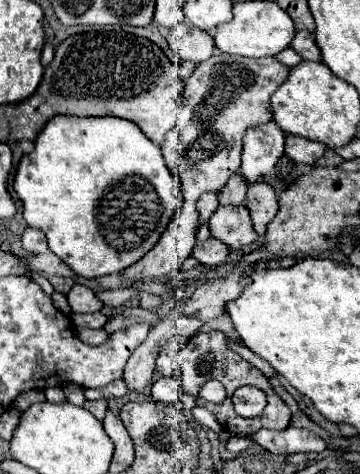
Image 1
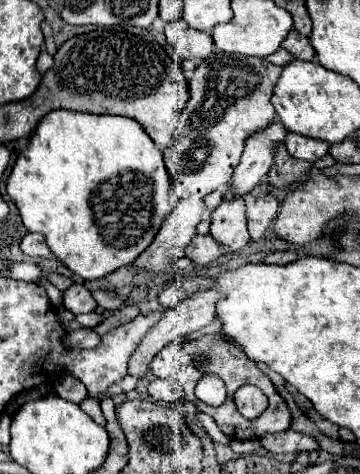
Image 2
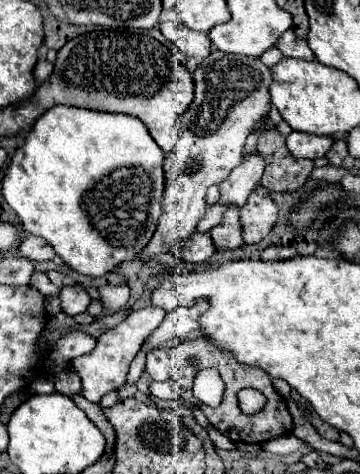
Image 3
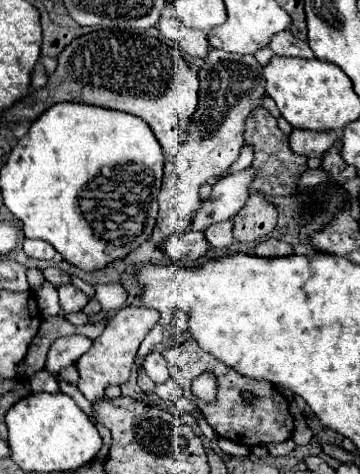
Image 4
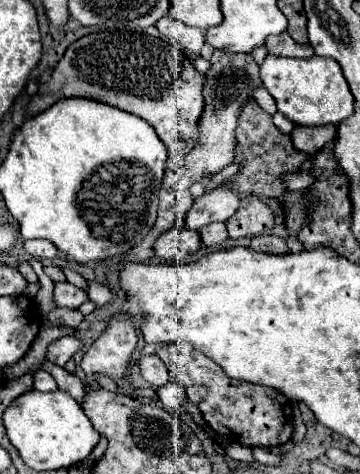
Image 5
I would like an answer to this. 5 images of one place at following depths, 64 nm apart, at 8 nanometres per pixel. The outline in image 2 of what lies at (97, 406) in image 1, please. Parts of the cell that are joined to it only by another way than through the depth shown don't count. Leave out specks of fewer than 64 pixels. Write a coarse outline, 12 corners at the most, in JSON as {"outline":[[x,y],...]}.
{"outline":[[86,398],[80,402],[86,414],[96,424],[106,426],[106,418],[98,400]]}

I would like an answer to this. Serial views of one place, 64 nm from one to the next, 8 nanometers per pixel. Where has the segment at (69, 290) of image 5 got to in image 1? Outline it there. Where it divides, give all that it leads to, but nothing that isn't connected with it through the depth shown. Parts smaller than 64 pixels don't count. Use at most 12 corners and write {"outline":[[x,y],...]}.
{"outline":[[86,286],[68,294],[72,312],[98,312],[102,302]]}

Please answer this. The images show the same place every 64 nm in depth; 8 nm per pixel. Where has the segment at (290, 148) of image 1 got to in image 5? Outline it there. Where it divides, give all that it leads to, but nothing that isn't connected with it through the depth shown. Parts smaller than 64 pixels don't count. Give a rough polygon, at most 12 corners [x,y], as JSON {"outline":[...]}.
{"outline":[[296,126],[294,146],[316,154],[334,140],[336,126]]}

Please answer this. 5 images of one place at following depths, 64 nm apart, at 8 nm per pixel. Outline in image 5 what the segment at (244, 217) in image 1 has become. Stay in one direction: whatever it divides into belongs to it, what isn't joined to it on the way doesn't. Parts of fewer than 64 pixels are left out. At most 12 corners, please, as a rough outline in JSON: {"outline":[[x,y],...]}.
{"outline":[[214,222],[198,230],[202,246],[220,246],[226,224]]}

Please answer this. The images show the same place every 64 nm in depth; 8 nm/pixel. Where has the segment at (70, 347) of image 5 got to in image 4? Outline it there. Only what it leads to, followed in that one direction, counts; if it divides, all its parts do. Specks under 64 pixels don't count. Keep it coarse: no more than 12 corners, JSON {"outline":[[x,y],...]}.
{"outline":[[62,336],[50,350],[46,370],[58,374],[74,364],[92,340]]}

